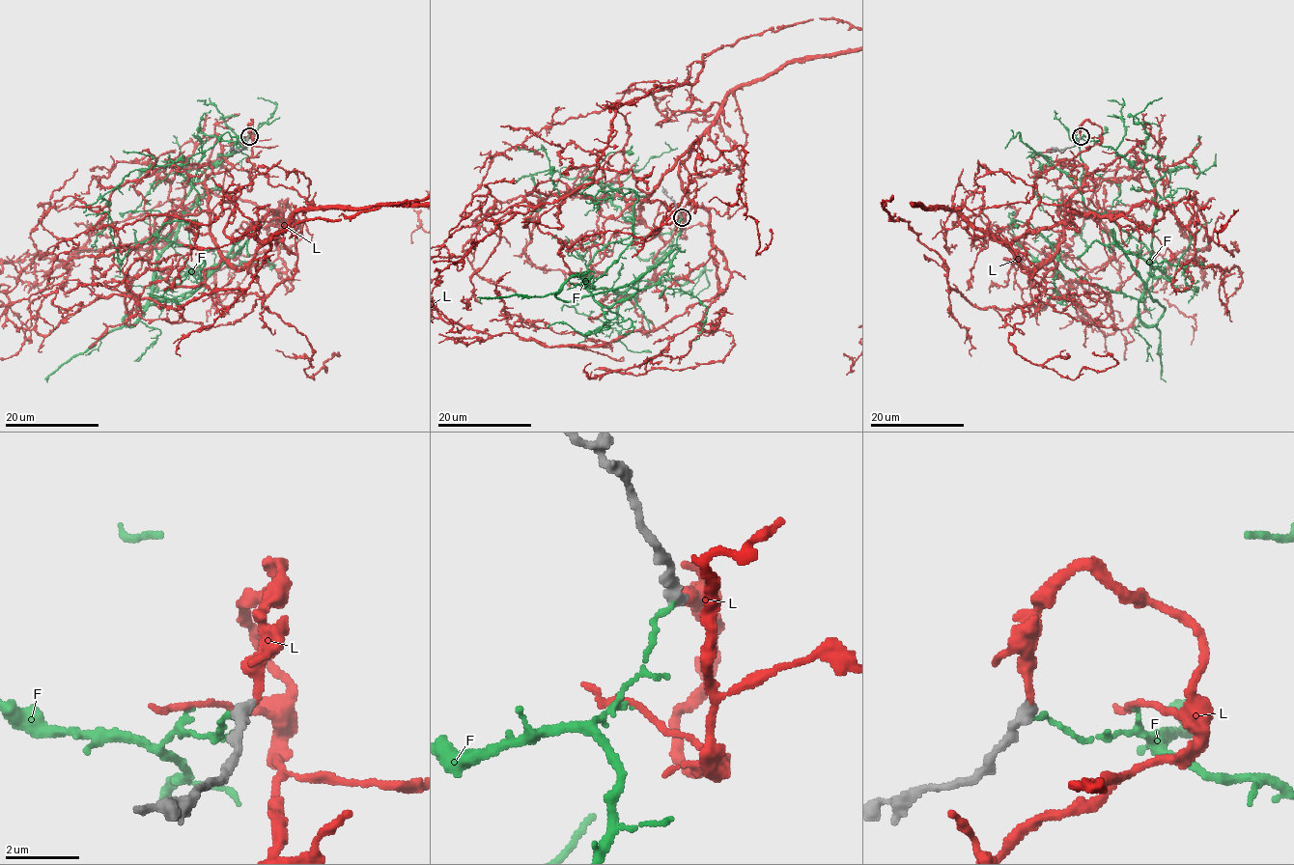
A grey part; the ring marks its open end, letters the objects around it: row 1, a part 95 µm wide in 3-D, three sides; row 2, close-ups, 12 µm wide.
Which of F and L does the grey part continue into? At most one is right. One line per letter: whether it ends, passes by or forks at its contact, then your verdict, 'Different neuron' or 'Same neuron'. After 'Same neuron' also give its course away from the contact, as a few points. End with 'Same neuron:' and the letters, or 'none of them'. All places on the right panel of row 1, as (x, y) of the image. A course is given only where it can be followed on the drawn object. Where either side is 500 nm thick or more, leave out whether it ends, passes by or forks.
F: It ends there. Different neuron
L: It ends there. Same neuron
Same neuron: L

